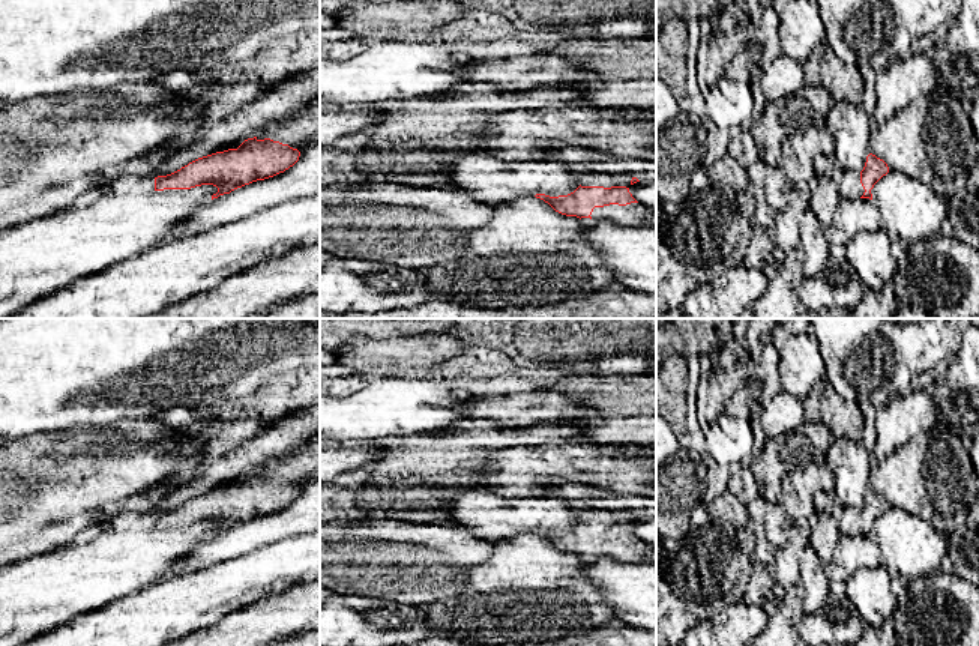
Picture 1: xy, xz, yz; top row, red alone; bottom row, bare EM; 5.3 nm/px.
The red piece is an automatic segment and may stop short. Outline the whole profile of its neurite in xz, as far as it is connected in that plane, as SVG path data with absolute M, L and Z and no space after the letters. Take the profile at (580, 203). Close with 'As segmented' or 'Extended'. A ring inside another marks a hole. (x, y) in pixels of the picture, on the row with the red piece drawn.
M577 168L575 182L580 186L568 195L536 194L535 197L566 216L656 227L656 213L647 210L629 192L629 186L640 182L637 177L631 174L584 173Z. Extended

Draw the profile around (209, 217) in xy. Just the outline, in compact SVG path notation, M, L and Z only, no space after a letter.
M320 141L308 143L299 161L284 173L213 198L194 218L180 224L176 236L194 236L281 203L315 195L320 195Z

